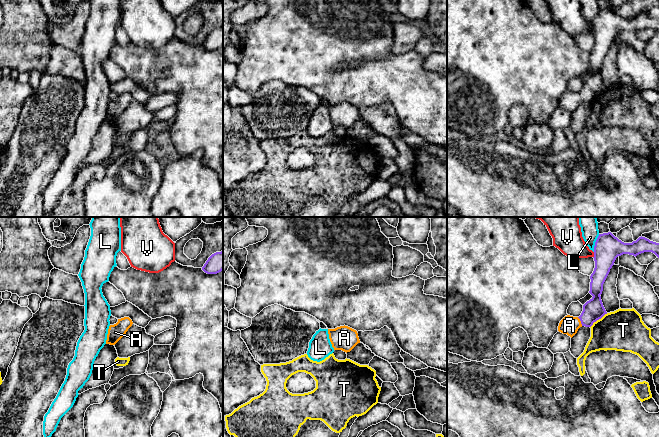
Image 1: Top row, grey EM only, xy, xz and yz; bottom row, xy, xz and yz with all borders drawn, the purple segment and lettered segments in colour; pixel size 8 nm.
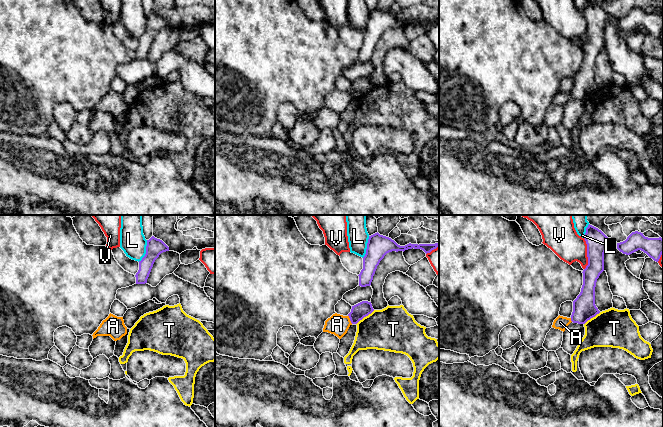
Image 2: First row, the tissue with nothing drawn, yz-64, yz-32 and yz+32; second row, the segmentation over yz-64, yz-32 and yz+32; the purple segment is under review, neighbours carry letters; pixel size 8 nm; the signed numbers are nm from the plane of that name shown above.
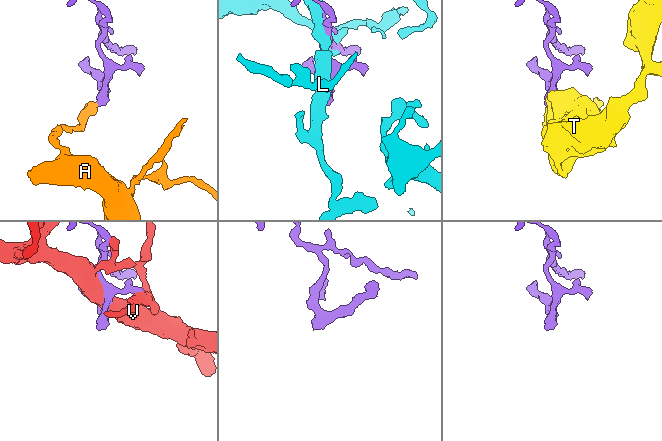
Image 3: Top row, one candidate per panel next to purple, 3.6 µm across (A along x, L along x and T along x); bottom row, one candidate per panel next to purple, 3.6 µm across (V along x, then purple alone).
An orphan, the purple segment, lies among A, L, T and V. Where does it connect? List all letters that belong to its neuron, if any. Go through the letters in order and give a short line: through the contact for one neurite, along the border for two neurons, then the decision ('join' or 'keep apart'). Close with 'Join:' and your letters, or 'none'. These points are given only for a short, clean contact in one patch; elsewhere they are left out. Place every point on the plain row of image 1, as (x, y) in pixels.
A: line yz (593, 86), (580, 96), (569, 101); join
L: keep apart
T: line yz (607, 89), (597, 95), (590, 103); keep apart
V: keep apart
Join: A

